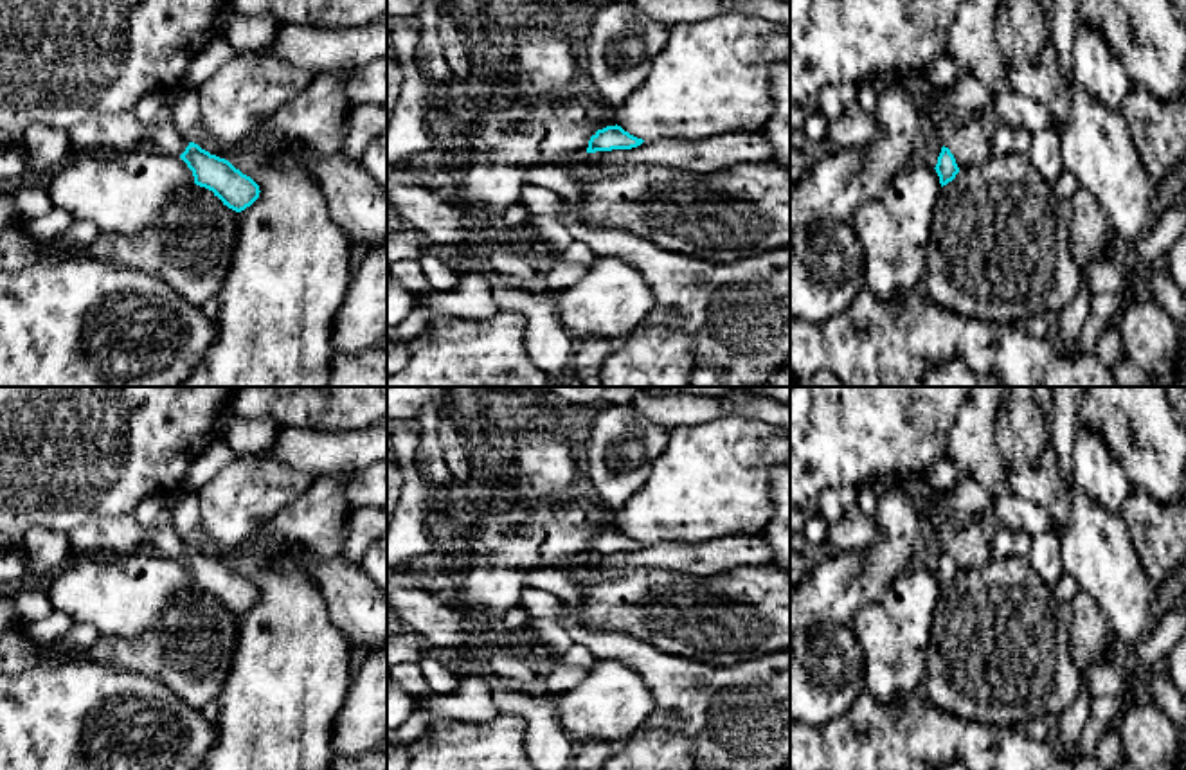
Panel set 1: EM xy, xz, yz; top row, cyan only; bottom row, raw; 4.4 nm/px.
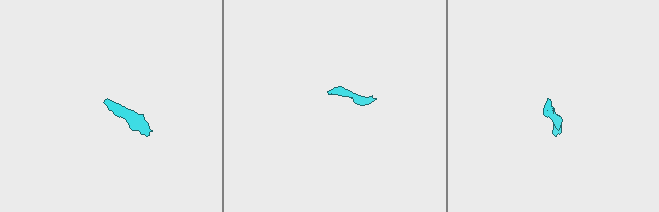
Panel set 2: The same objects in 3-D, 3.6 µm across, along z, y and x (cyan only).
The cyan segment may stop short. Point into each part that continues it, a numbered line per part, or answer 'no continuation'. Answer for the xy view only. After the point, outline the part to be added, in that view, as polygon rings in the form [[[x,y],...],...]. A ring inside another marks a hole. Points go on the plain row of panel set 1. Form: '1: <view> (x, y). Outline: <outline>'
1: xy (166, 542). Outline: [[[169,520],[160,522],[151,529],[153,552],[166,558],[182,558],[191,543],[184,542]]]

